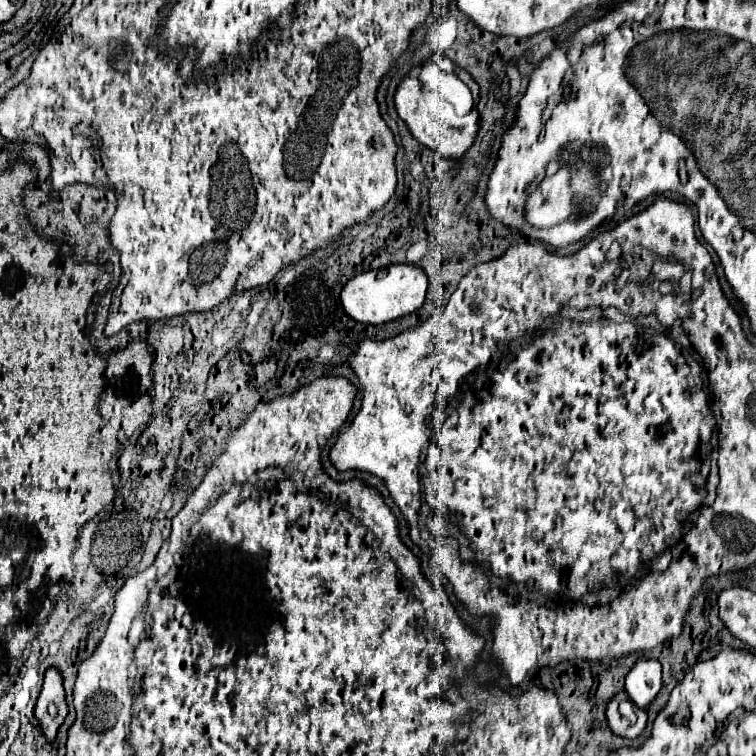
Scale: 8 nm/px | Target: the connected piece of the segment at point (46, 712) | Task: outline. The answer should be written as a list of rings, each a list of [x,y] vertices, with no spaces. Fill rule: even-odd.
[[[48,668],[44,674],[44,686],[36,702],[34,718],[48,742],[56,740],[56,732],[68,714],[66,694],[62,688],[62,676],[56,668]]]

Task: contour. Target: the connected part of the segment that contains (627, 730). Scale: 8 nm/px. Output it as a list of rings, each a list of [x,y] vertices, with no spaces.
[[[612,698],[606,706],[606,722],[608,722],[608,728],[616,734],[616,736],[622,736],[622,738],[638,738],[646,726],[646,710],[640,710],[636,708],[636,724],[628,724],[620,714],[618,714],[618,700]]]

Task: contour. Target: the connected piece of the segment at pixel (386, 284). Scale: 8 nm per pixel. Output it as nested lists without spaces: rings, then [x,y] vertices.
[[[392,264],[380,272],[370,270],[370,272],[354,276],[344,286],[340,300],[342,300],[342,306],[348,312],[348,316],[352,316],[352,320],[356,320],[360,324],[378,326],[378,324],[386,324],[390,320],[398,320],[402,316],[416,314],[424,304],[428,286],[430,286],[430,280],[420,268],[406,266],[406,264]]]

